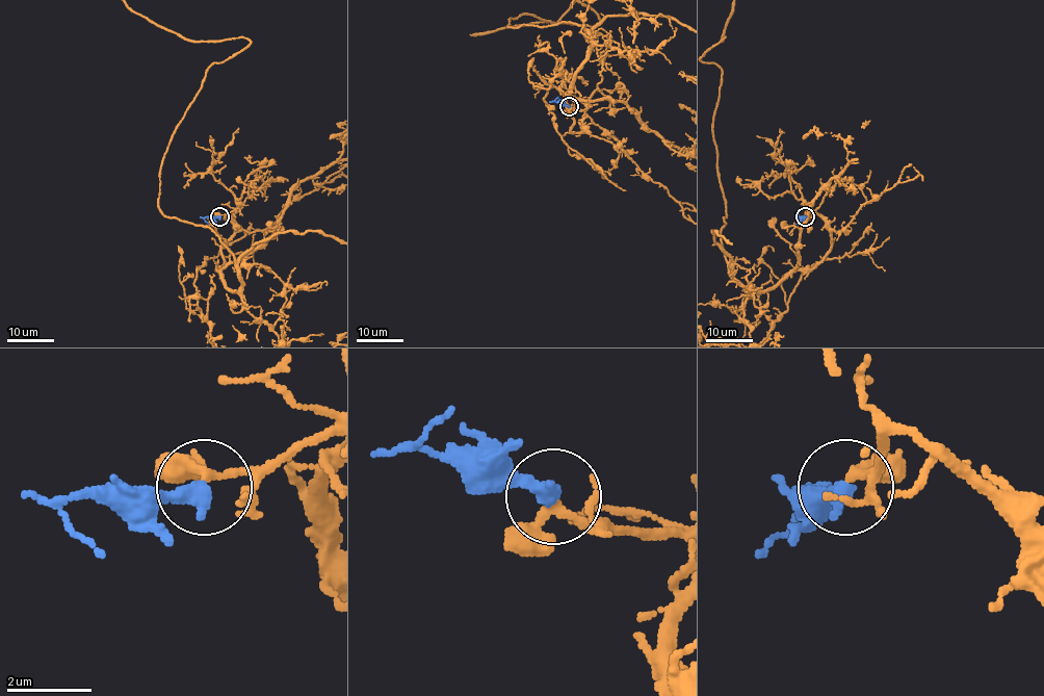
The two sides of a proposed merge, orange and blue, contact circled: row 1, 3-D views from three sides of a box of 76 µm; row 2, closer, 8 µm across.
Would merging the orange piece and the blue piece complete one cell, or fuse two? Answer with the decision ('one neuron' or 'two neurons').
one neuron

